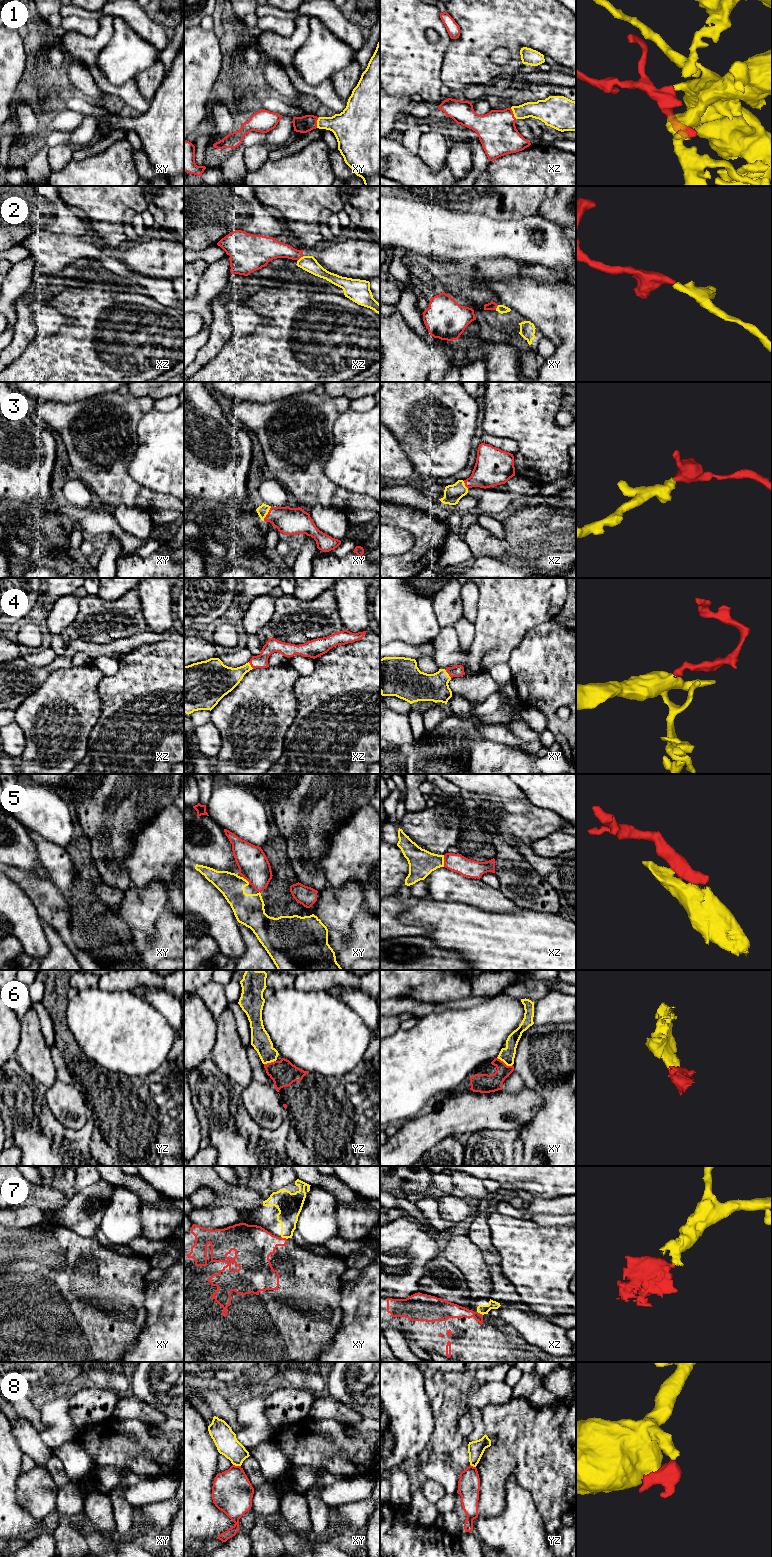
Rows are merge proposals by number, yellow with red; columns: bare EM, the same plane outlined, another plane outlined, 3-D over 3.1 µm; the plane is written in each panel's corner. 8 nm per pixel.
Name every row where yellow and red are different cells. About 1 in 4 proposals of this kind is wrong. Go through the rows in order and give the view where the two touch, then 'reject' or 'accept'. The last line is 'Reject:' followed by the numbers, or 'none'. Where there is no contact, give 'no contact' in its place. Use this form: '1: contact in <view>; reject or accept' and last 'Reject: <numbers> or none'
1: contact in xy; accept
2: contact in xz; accept
3: contact in xy; accept
4: contact in xy; accept
5: contact in xz; reject
6: contact in xy; accept
7: contact in xy; reject
8: contact in xy; reject
Reject: 5, 7, 8

